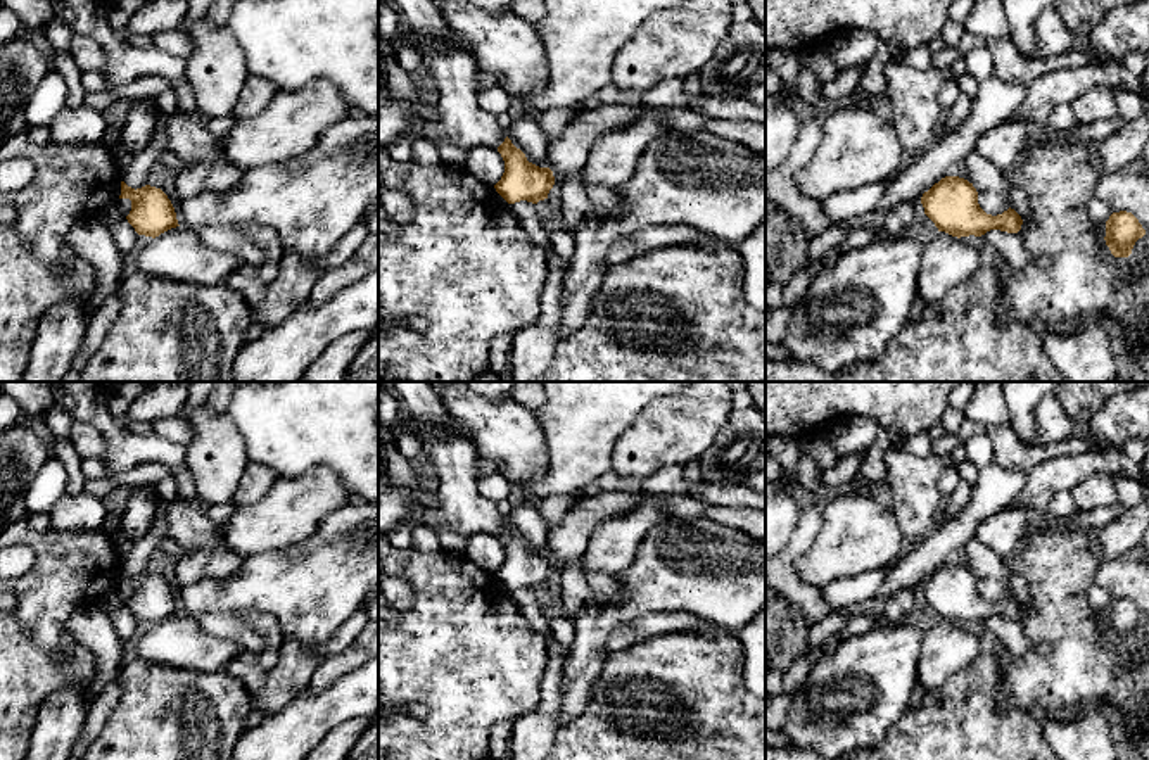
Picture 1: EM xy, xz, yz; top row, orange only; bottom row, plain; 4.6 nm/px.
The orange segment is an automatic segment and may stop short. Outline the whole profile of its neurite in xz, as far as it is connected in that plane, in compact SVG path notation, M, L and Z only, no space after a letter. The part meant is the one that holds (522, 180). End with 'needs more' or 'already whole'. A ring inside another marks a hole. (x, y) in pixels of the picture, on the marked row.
M394 0L394 9L403 28L422 45L423 74L437 109L435 117L418 121L413 136L432 143L454 143L467 150L479 145L492 147L505 161L505 173L494 188L508 204L537 204L548 199L555 185L553 171L529 162L498 124L496 116L479 107L477 62L472 54L442 43L449 28L434 0Z; needs more

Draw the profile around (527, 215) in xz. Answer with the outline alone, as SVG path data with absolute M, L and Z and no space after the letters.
M520 200L510 204L510 207L522 228L529 233L532 244L539 249L549 250L549 237L536 204Z

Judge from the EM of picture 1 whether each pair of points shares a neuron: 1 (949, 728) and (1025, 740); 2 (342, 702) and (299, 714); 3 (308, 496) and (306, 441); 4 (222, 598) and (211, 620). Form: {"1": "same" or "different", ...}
{"1": "same", "2": "same", "3": "different", "4": "different"}

